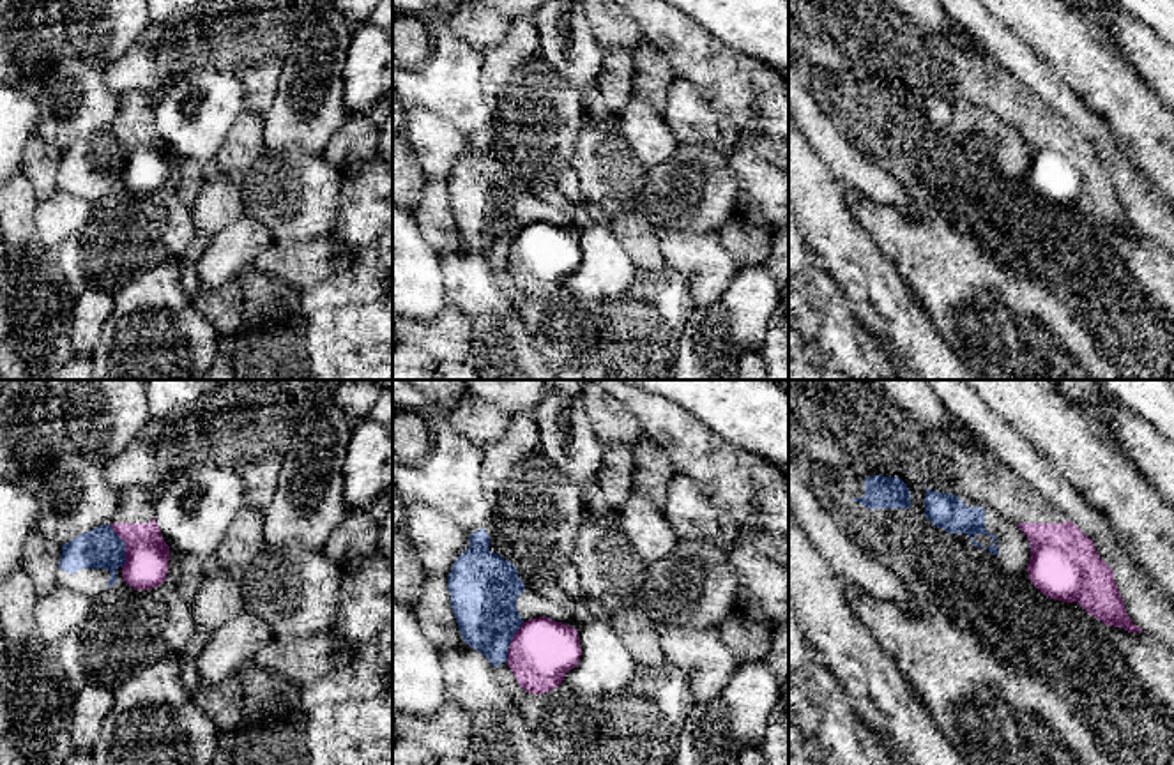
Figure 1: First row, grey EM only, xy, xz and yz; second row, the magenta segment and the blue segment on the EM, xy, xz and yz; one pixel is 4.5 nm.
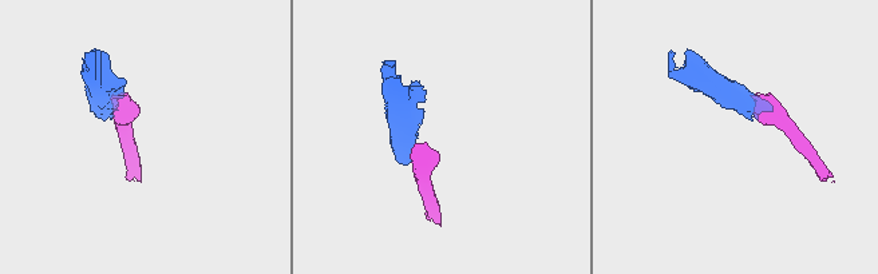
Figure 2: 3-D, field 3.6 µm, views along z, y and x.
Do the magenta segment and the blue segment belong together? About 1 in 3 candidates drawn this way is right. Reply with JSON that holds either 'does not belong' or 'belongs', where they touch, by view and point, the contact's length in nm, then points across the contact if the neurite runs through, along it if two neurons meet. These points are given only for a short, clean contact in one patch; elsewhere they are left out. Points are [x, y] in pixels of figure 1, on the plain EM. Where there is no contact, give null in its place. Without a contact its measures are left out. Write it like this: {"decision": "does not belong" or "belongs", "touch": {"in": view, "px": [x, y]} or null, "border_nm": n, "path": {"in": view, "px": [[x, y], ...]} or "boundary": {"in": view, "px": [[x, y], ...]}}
{"decision": "does not belong", "touch": {"in": "xy", "px": [126, 151]}, "border_nm": 200, "boundary": {"in": "xy", "px": [[110, 129], [124, 147], [122, 170]]}}

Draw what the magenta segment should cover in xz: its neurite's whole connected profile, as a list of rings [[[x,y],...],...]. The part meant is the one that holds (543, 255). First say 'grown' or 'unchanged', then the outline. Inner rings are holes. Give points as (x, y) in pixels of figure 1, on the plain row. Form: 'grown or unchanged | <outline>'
unchanged | [[[530,223],[515,237],[507,270],[520,292],[532,299],[545,299],[559,292],[564,279],[582,260],[575,231],[552,223]]]

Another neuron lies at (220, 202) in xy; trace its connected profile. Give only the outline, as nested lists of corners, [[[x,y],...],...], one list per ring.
[[[217,173],[205,180],[198,198],[189,205],[193,230],[216,235],[246,212],[239,182]]]

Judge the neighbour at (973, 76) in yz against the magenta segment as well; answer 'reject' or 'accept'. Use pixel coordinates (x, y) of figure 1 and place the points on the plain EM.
accept

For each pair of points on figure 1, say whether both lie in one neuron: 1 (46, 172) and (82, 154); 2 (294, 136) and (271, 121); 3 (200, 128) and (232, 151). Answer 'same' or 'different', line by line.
1: different
2: same
3: different

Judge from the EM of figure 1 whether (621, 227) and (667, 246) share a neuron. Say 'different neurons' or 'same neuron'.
different neurons

